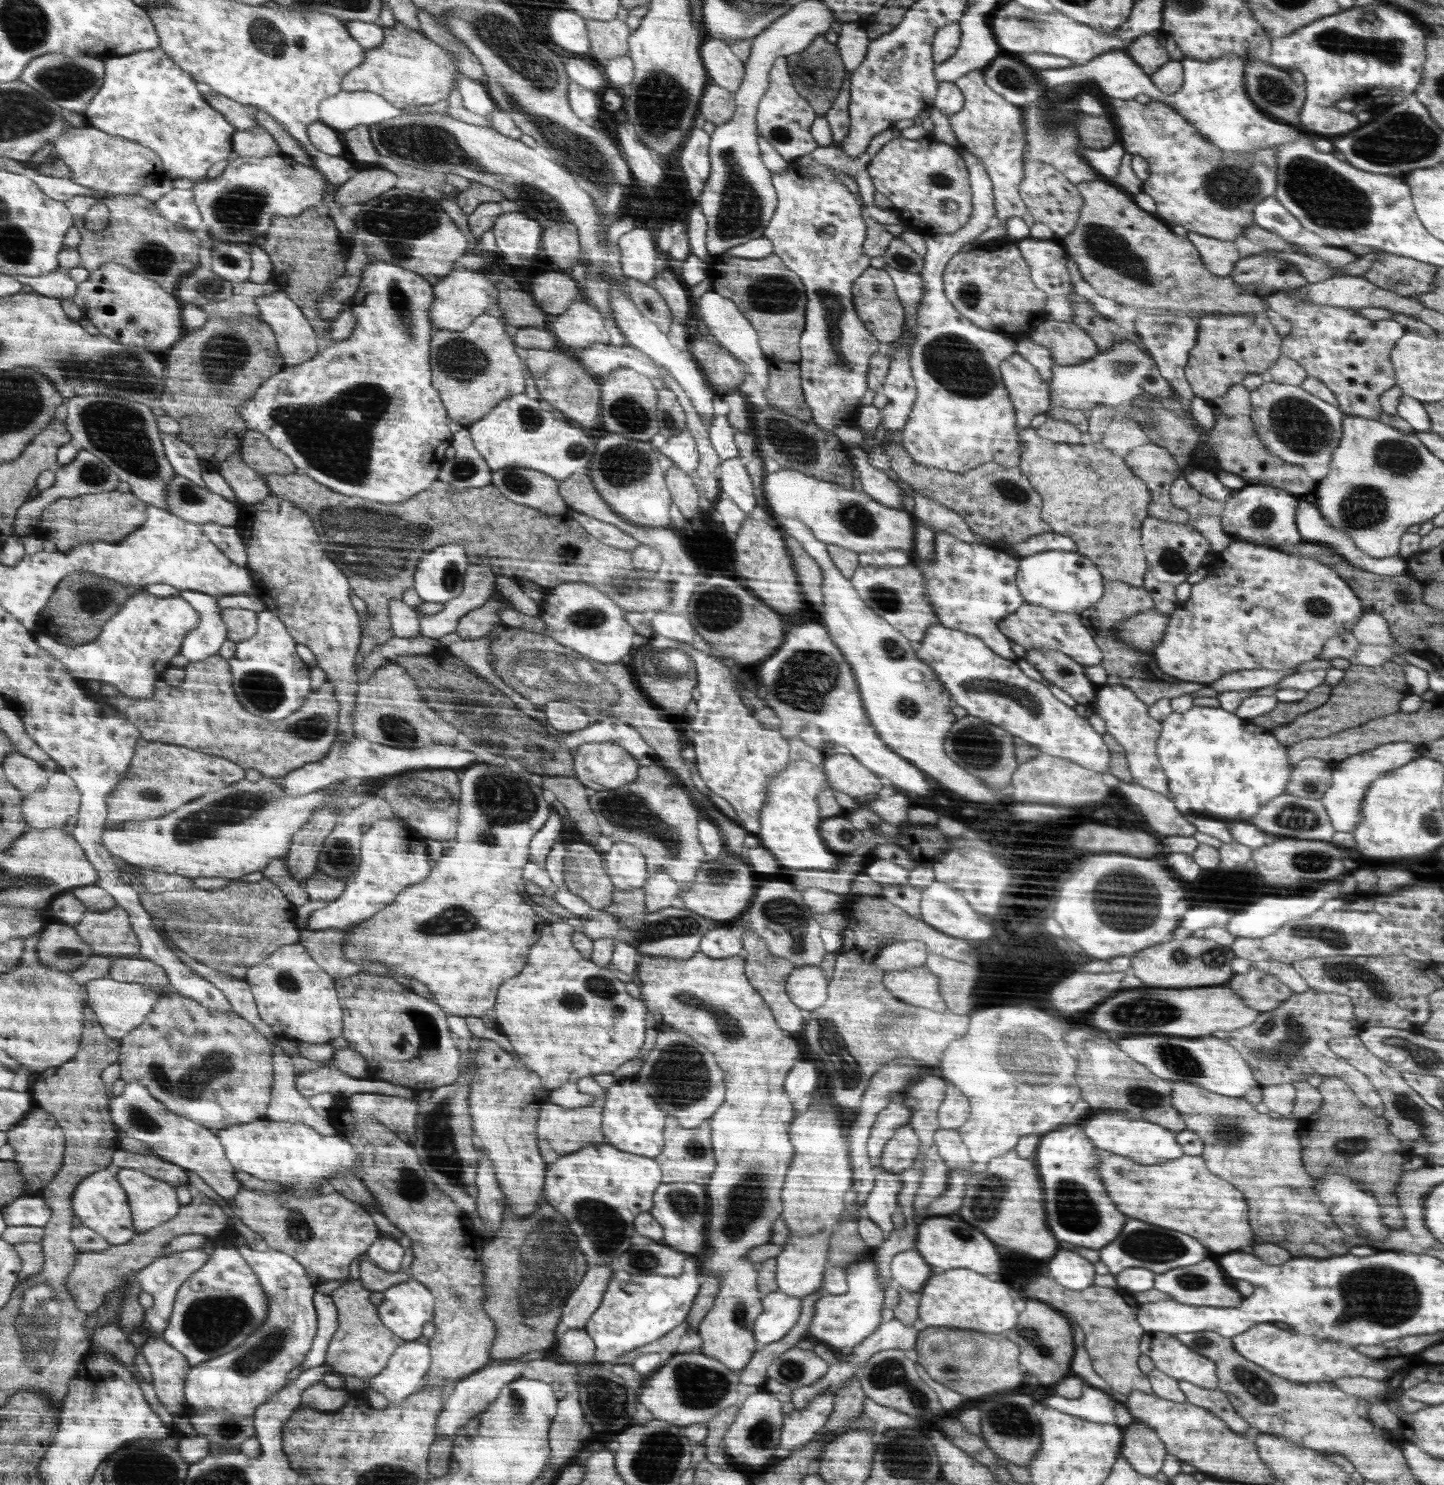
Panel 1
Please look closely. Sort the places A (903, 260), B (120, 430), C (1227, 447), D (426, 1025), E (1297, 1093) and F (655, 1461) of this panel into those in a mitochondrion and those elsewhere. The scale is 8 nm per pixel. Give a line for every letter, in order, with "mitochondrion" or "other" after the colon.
A: mitochondrion
B: mitochondrion
C: other
D: mitochondrion
E: other
F: mitochondrion

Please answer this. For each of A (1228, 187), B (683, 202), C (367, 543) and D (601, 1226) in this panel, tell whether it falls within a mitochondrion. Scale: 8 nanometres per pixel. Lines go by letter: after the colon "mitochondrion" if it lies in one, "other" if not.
A: mitochondrion
B: other
C: mitochondrion
D: mitochondrion

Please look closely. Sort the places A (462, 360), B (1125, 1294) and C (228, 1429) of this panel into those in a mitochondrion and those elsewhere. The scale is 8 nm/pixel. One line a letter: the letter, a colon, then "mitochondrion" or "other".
A: mitochondrion
B: other
C: mitochondrion

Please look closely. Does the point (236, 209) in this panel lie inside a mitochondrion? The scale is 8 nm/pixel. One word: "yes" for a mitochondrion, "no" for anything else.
yes

